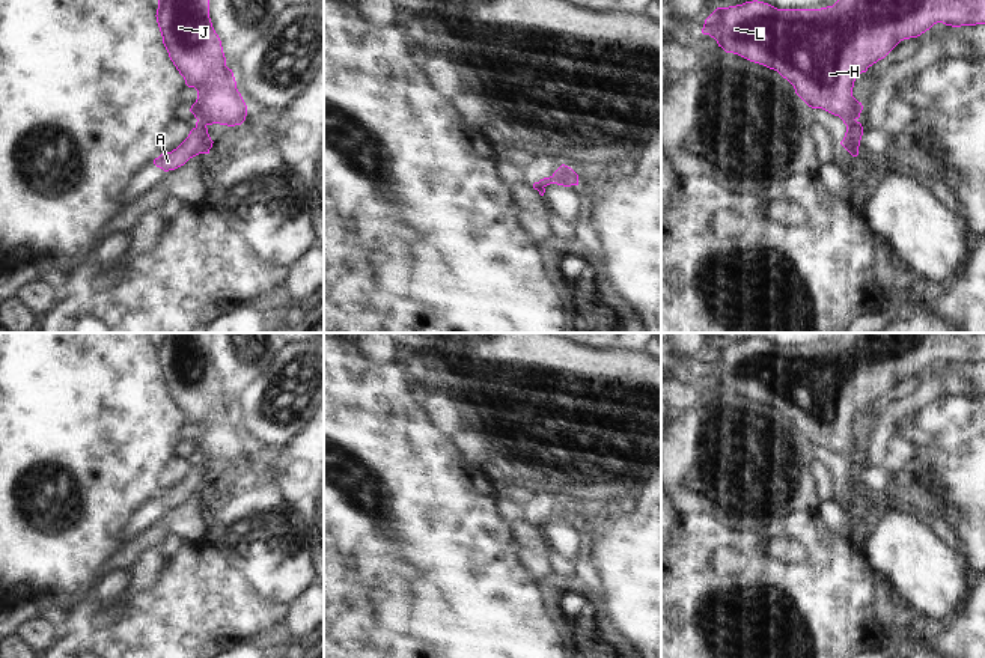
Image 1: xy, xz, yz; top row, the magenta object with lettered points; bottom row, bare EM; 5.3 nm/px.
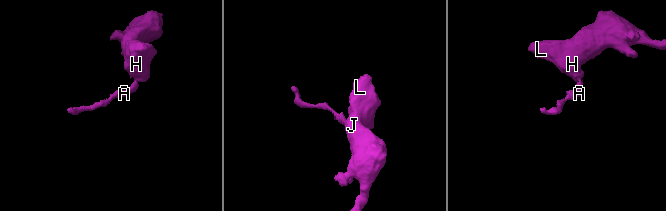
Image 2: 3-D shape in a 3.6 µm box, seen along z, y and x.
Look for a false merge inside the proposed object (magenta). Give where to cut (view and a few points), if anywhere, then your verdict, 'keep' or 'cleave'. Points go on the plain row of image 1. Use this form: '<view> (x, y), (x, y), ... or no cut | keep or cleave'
xy (198, 455), (205, 463) | cleave

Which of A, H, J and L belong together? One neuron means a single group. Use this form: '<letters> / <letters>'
A / H J L

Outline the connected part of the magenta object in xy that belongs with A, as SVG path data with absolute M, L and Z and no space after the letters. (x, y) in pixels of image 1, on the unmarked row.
M197 456L188 474L172 489L161 491L155 495L154 501L164 509L175 507L199 491L209 491L212 480L206 462Z

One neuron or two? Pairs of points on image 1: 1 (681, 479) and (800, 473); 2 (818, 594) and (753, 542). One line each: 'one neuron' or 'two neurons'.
1: one neuron
2: one neuron

